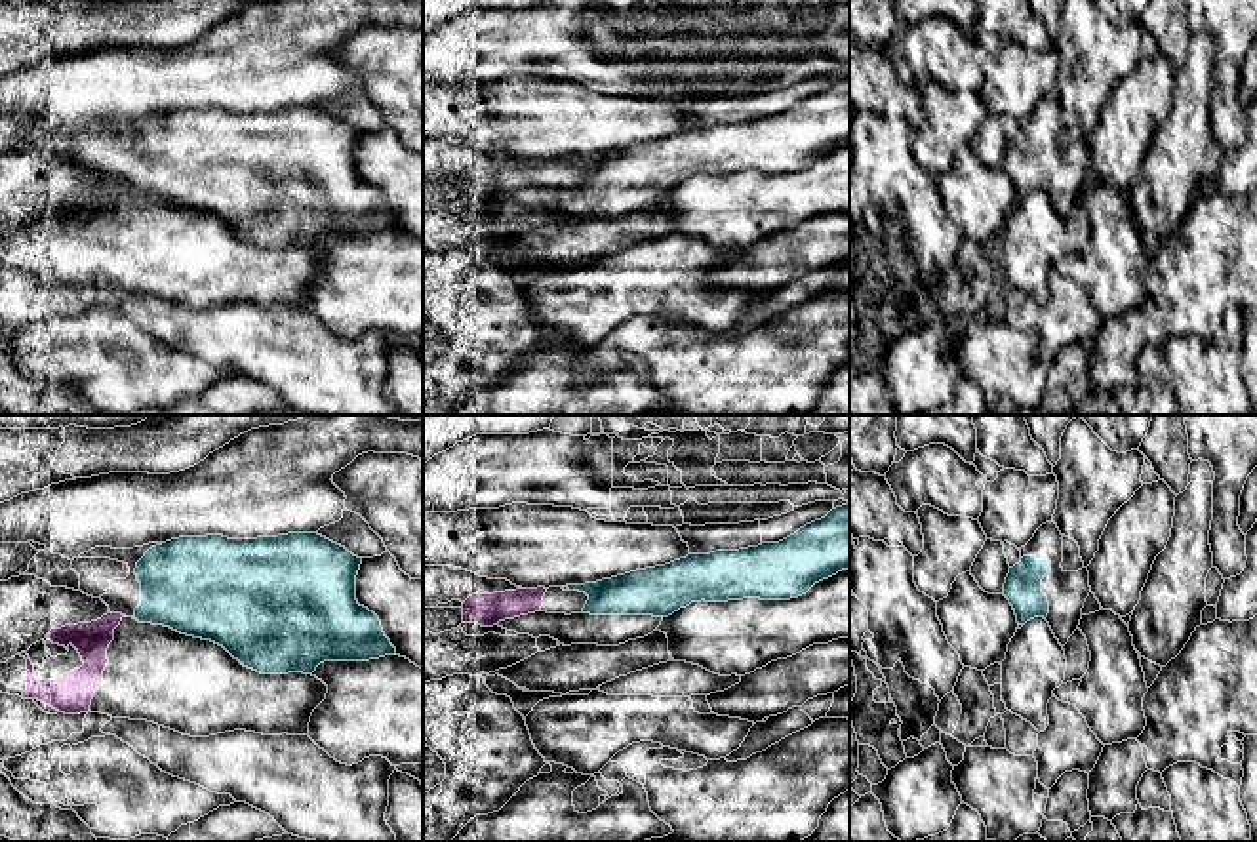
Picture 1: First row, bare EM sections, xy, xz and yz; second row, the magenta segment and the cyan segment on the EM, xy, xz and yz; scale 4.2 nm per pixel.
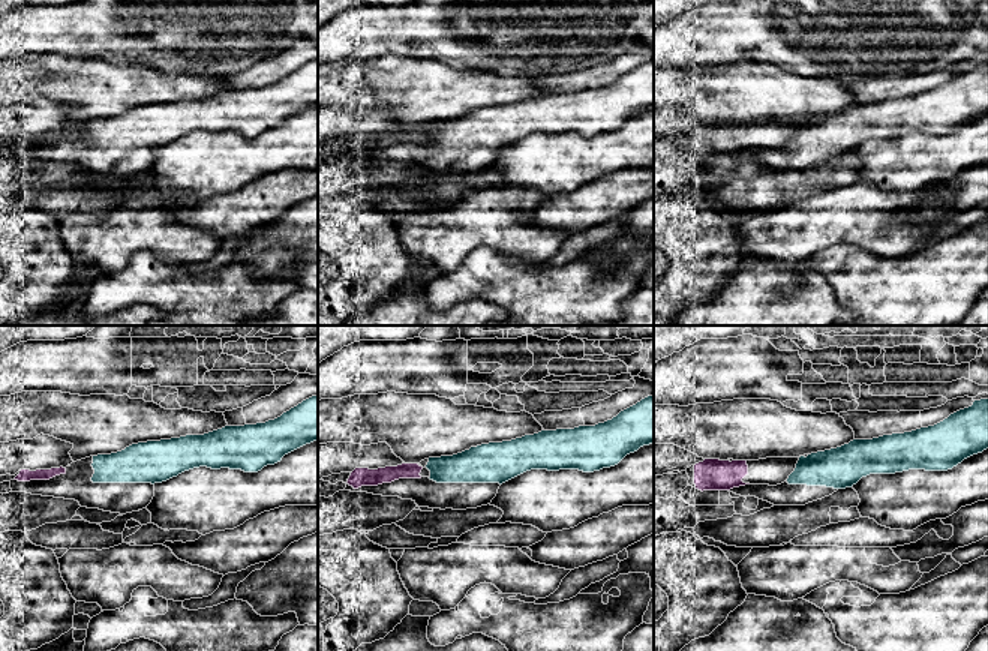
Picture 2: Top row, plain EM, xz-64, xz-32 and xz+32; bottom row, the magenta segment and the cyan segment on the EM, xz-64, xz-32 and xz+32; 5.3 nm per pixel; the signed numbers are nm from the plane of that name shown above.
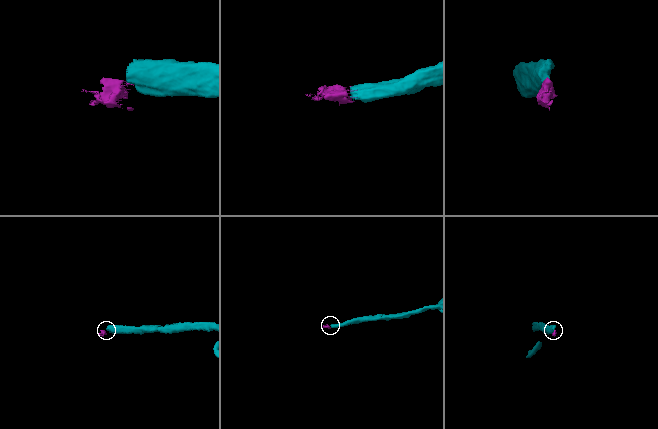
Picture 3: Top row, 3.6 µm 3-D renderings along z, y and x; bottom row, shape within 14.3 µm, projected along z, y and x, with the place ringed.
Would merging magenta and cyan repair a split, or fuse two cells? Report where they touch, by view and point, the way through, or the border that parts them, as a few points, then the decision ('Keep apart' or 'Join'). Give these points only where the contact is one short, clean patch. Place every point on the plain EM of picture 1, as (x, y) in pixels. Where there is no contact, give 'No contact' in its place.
No contact. Keep apart

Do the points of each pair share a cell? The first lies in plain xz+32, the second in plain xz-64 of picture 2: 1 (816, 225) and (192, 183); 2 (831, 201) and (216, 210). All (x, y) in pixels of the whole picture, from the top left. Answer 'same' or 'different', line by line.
1: different
2: different

